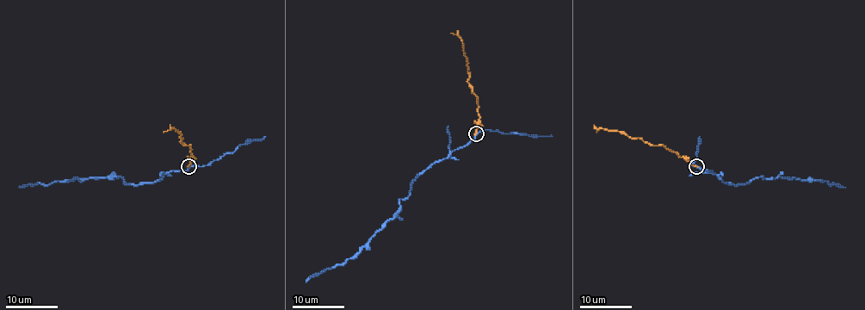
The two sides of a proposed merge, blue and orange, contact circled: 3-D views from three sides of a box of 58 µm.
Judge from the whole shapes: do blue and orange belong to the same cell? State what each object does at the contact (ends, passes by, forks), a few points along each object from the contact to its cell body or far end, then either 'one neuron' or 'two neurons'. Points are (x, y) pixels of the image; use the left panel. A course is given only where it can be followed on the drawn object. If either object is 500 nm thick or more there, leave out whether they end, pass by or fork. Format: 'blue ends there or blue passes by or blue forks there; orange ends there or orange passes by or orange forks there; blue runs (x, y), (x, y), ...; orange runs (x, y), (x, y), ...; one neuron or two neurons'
blue passes by; orange ends there; blue runs (188, 166), (136, 184), (114, 176), (19, 187); orange runs (188, 166), (192, 158), (191, 147), (181, 141), (182, 138), (176, 130), (163, 133); two neurons

